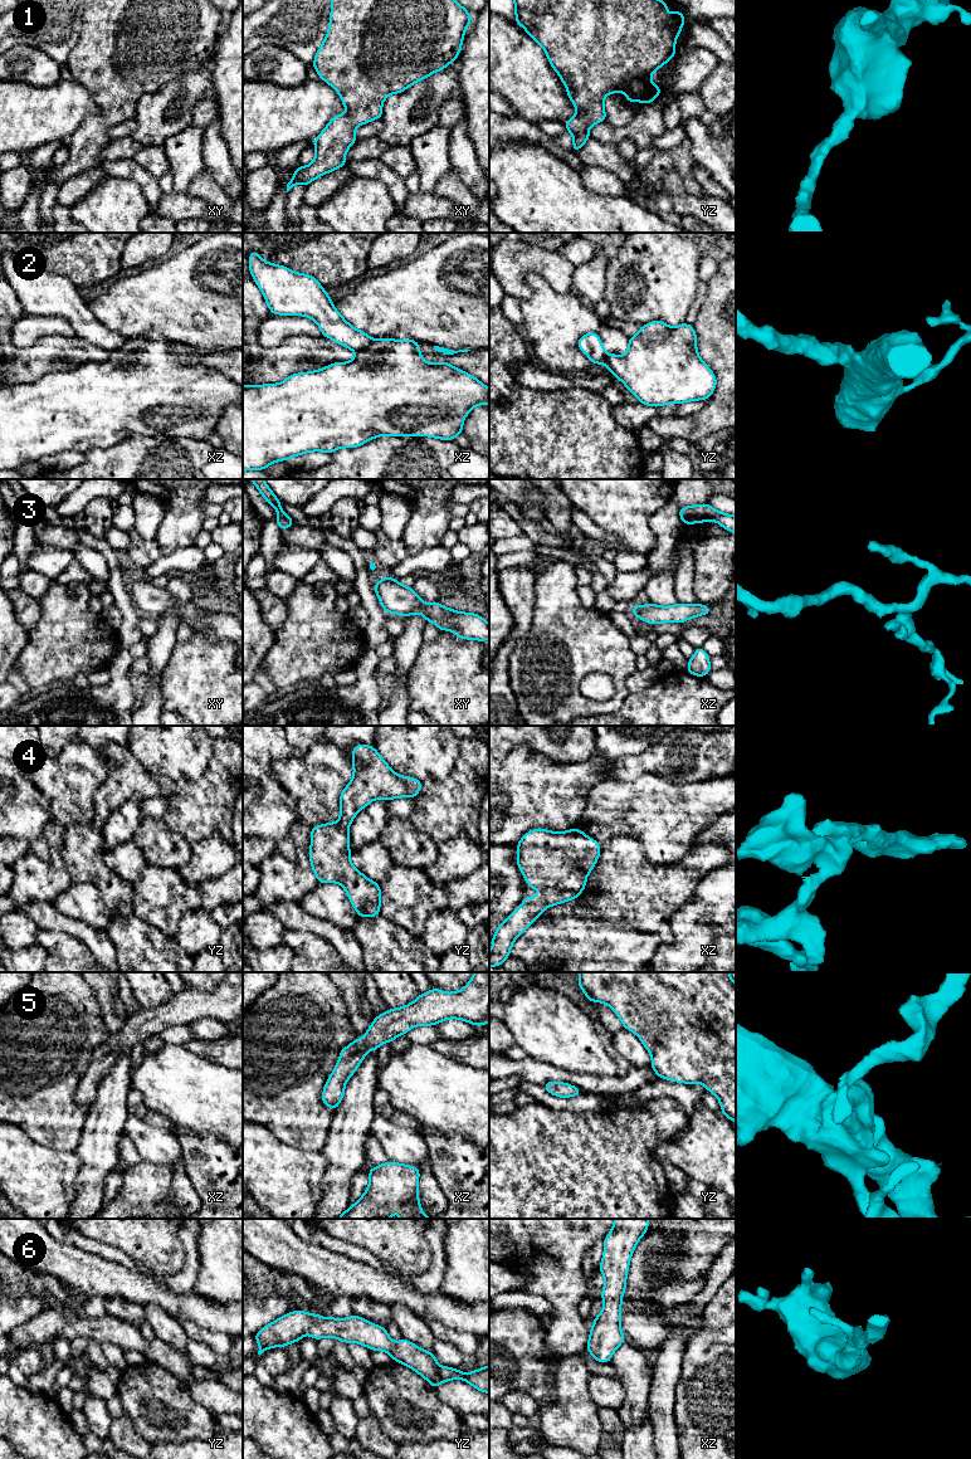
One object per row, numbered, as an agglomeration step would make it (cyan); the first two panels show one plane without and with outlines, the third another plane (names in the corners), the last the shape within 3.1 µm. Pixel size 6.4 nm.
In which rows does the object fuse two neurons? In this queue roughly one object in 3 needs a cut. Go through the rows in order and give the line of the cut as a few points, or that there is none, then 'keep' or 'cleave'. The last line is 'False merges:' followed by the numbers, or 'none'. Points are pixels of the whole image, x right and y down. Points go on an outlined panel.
1: no cut | keep
2: xz (374, 340), (356, 352) | cleave
3: no cut | keep
4: no cut | keep
5: no cut | keep
6: no cut | keep
False merges: 2

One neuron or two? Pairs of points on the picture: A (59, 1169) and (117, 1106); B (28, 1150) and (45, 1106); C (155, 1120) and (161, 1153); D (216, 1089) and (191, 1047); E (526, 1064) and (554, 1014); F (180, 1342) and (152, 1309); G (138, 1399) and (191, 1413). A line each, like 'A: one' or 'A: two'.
A: two
B: two
C: two
D: two
E: two
F: one
G: one

